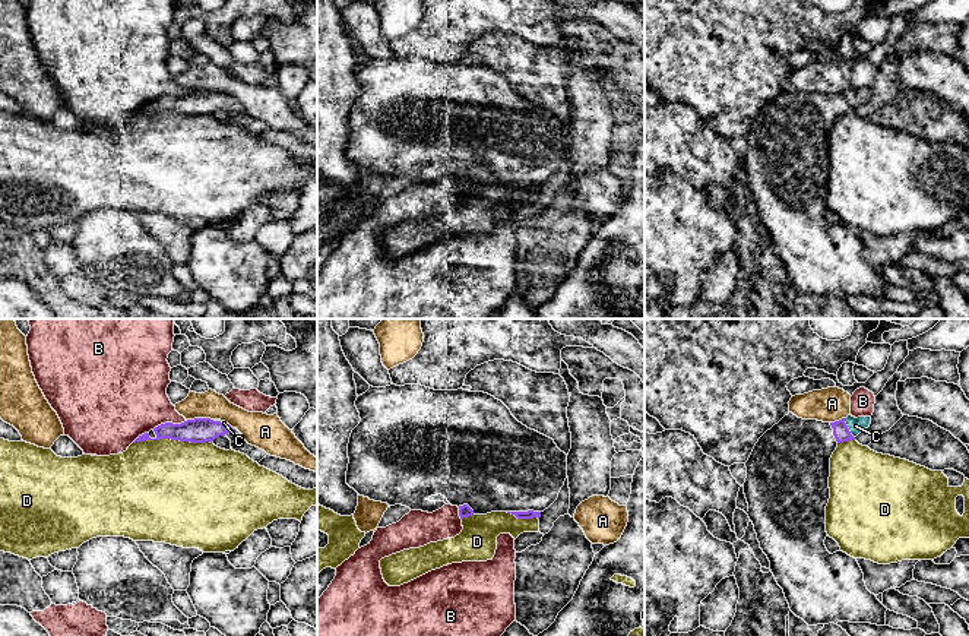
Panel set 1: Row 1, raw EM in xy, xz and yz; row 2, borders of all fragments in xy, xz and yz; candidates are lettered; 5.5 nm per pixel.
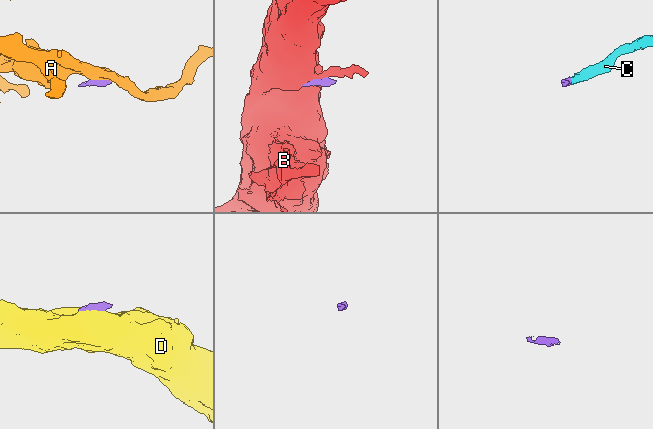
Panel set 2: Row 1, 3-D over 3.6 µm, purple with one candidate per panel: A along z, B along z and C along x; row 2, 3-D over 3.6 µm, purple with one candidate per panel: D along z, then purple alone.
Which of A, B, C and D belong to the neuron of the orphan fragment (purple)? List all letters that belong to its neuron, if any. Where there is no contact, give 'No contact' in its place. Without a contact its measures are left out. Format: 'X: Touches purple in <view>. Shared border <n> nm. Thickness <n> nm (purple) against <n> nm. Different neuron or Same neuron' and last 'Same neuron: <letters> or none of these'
A: Touches purple in xy. Shared border 140 nm. Thickness 140 nm (purple) against 150 nm. Different neuron
B: Touches purple in xy. Shared border 200 nm. Thickness 140 nm (purple) against 380 nm. Different neuron
C: Touches purple in yz. Shared border 130 nm. Thickness 90 nm (purple) against 90 nm. Same neuron
D: Touches purple in xy. Shared border 440 nm. Thickness 140 nm (purple) against 500 nm. Different neuron
Same neuron: C

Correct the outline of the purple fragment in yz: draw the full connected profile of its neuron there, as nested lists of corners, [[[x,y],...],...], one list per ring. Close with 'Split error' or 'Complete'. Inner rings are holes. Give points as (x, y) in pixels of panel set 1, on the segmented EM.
[[[789,412],[759,439],[745,462],[747,478],[742,487],[747,515],[791,611],[808,626],[837,621],[886,626],[887,608],[867,589],[856,559],[843,551],[830,554],[824,545],[830,458],[839,443],[855,440],[870,424],[871,417],[848,415],[835,423],[823,423]]]. Split error

